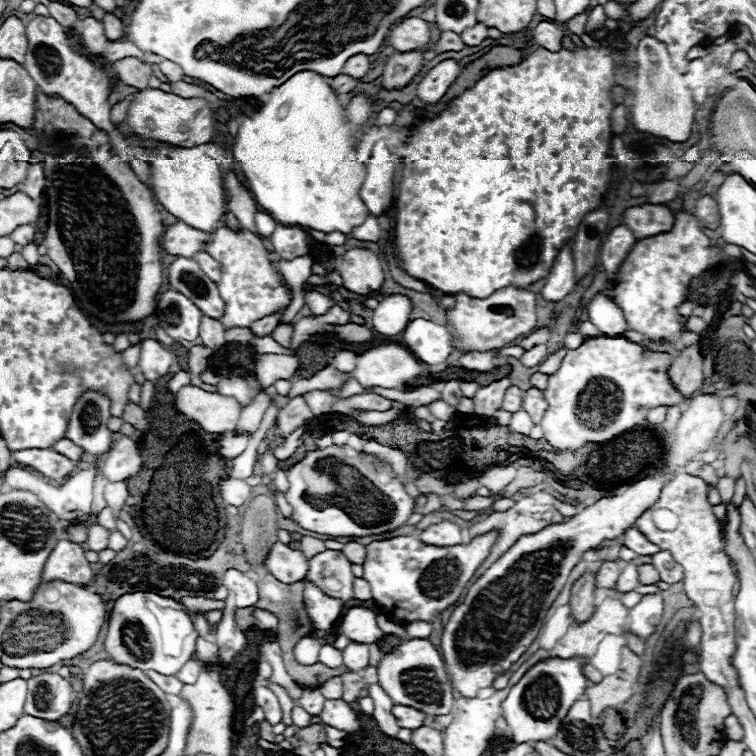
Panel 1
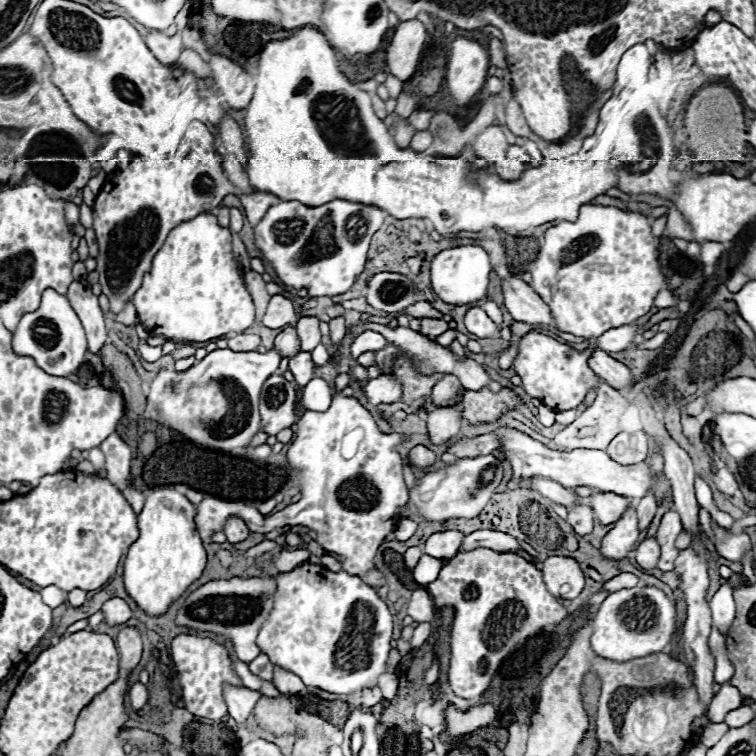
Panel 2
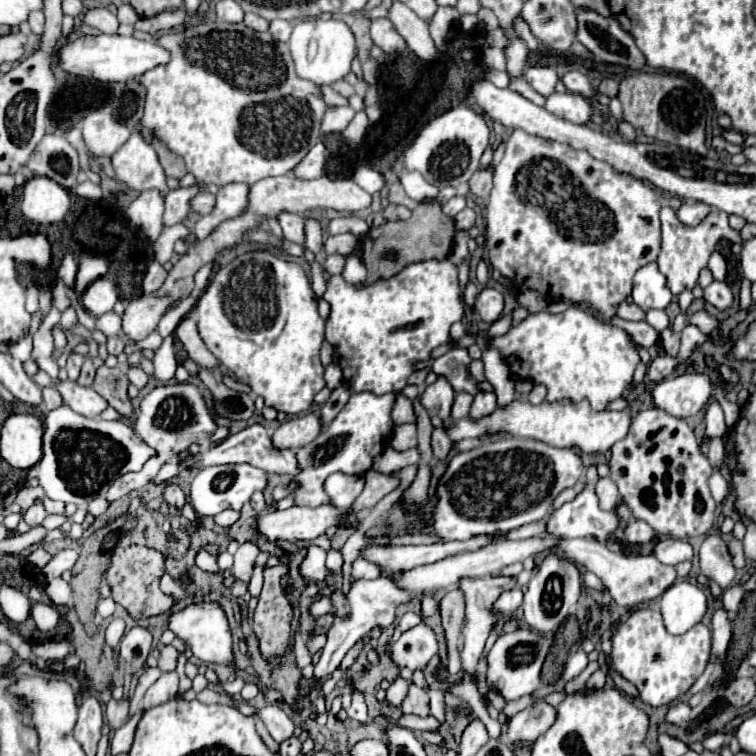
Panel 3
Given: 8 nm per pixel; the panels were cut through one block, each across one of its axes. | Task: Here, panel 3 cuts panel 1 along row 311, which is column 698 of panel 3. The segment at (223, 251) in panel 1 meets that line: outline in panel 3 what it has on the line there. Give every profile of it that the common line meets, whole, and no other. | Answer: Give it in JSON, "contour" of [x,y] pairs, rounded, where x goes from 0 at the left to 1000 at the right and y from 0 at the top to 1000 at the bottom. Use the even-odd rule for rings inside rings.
{"contour":[[[876,272],[873,294],[876,294],[876,331],[870,339],[870,354],[881,365],[881,370],[884,370],[881,376],[892,392],[897,392],[907,381],[915,384],[923,376],[923,365],[937,352],[937,344],[939,344],[942,333],[947,331],[950,317],[963,315],[974,323],[981,317],[979,307],[974,307],[963,299],[963,283],[955,278],[942,278],[939,286],[934,286],[934,291],[929,291],[929,296],[923,296],[923,299],[907,299],[897,291],[897,286],[889,275]]]}

